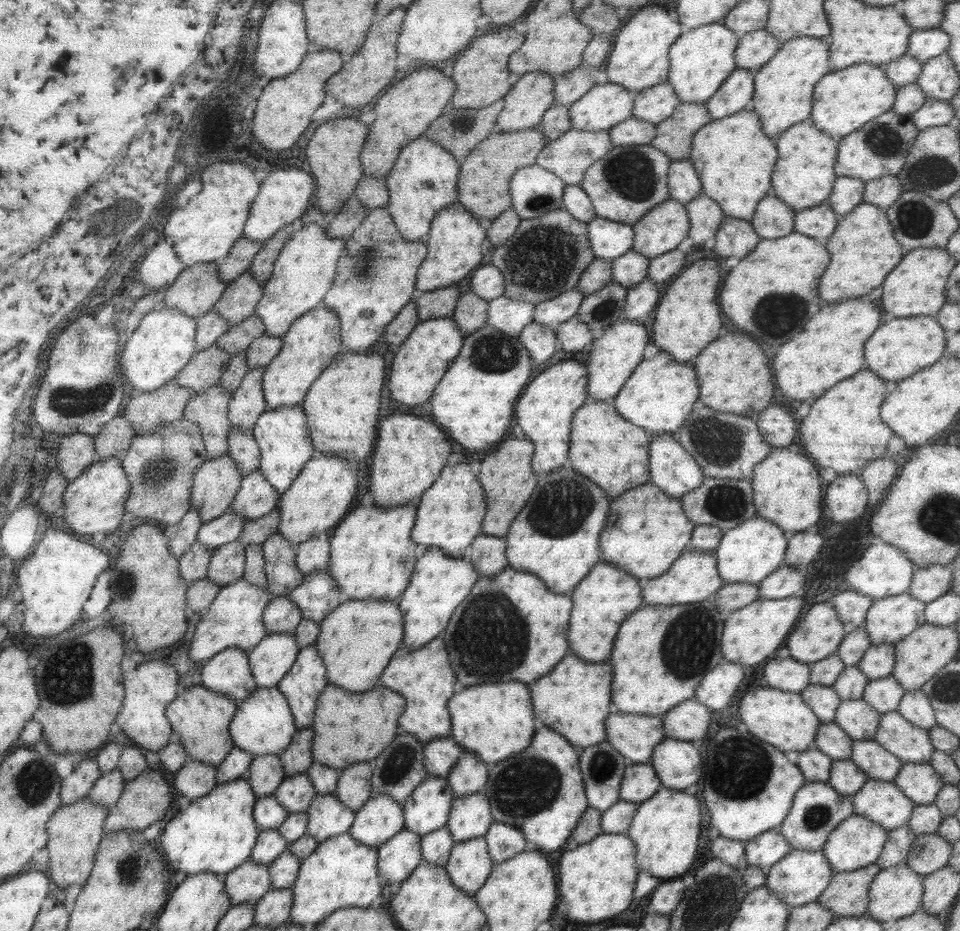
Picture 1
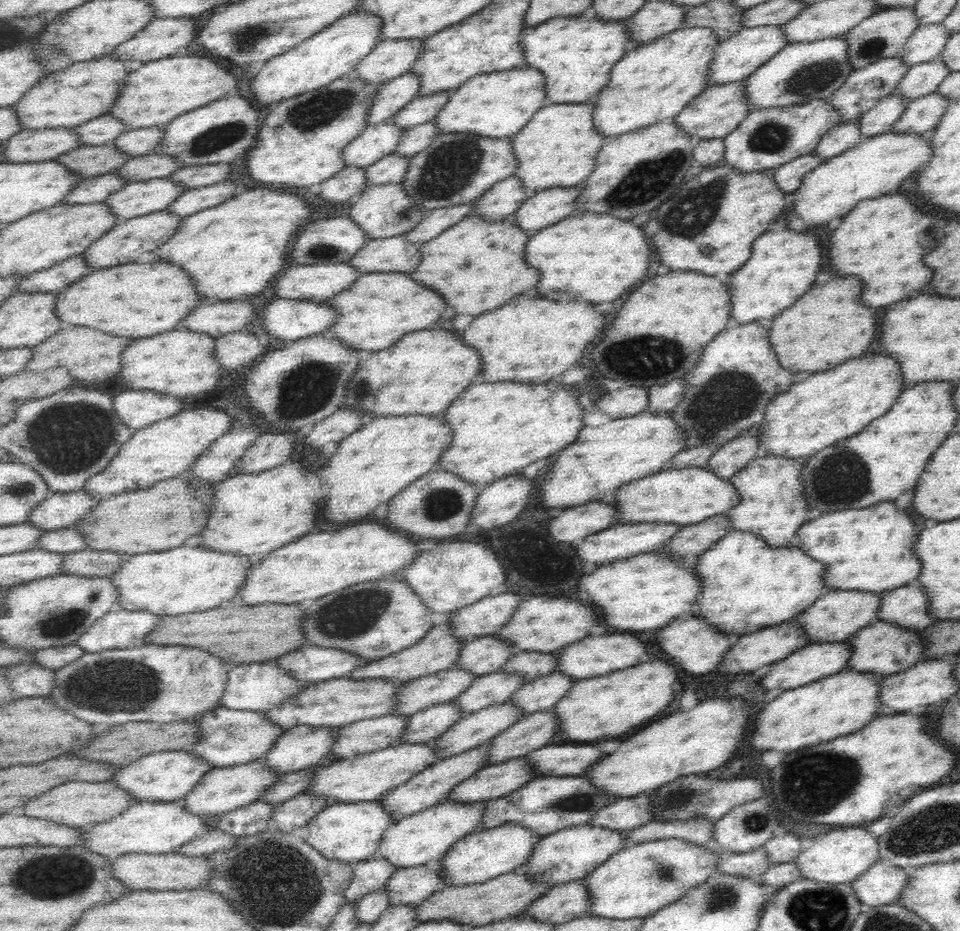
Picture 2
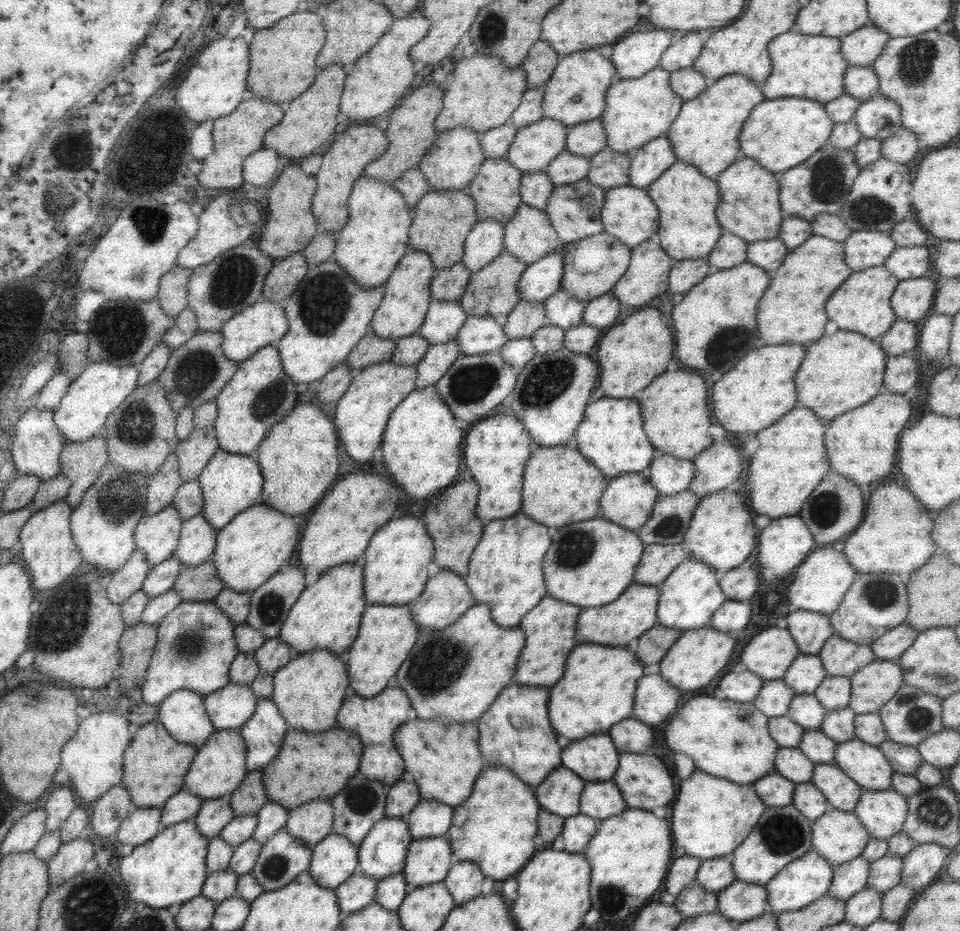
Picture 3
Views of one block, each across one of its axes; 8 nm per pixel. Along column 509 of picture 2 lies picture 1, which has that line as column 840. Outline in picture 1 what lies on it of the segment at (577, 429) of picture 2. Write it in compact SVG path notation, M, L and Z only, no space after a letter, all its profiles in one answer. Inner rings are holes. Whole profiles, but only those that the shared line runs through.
M863 368L825 390L796 428L795 440L804 456L818 469L831 468L838 476L858 475L870 461L884 457L892 432L879 420L879 405L895 385Z

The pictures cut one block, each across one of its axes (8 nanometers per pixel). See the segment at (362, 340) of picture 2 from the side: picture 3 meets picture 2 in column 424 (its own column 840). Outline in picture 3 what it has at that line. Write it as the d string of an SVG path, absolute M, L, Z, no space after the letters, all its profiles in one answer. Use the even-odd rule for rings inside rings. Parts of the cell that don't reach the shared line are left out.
M882 265L852 272L827 299L825 314L837 324L838 330L877 340L897 319L890 307L890 296L899 281Z

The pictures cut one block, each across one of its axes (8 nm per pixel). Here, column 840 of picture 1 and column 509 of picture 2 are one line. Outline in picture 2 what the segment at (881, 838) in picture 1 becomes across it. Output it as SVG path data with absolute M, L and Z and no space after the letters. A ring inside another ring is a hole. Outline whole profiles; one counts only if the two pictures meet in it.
M506 822L502 826L476 830L471 835L461 838L438 863L441 864L444 877L450 885L484 882L501 874L520 870L544 837L534 834L533 830L528 830L523 824Z

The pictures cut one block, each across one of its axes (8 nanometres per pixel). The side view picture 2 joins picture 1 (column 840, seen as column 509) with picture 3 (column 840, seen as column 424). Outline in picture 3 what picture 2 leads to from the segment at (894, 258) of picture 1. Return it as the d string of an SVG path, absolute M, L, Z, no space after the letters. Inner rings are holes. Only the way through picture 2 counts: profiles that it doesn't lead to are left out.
M817 235L806 238L797 248L789 250L782 260L781 266L770 274L766 291L756 304L757 334L763 344L807 344L823 336L823 326L828 318L824 311L824 304L833 291L852 273L845 264L843 247L840 242L829 240Z

